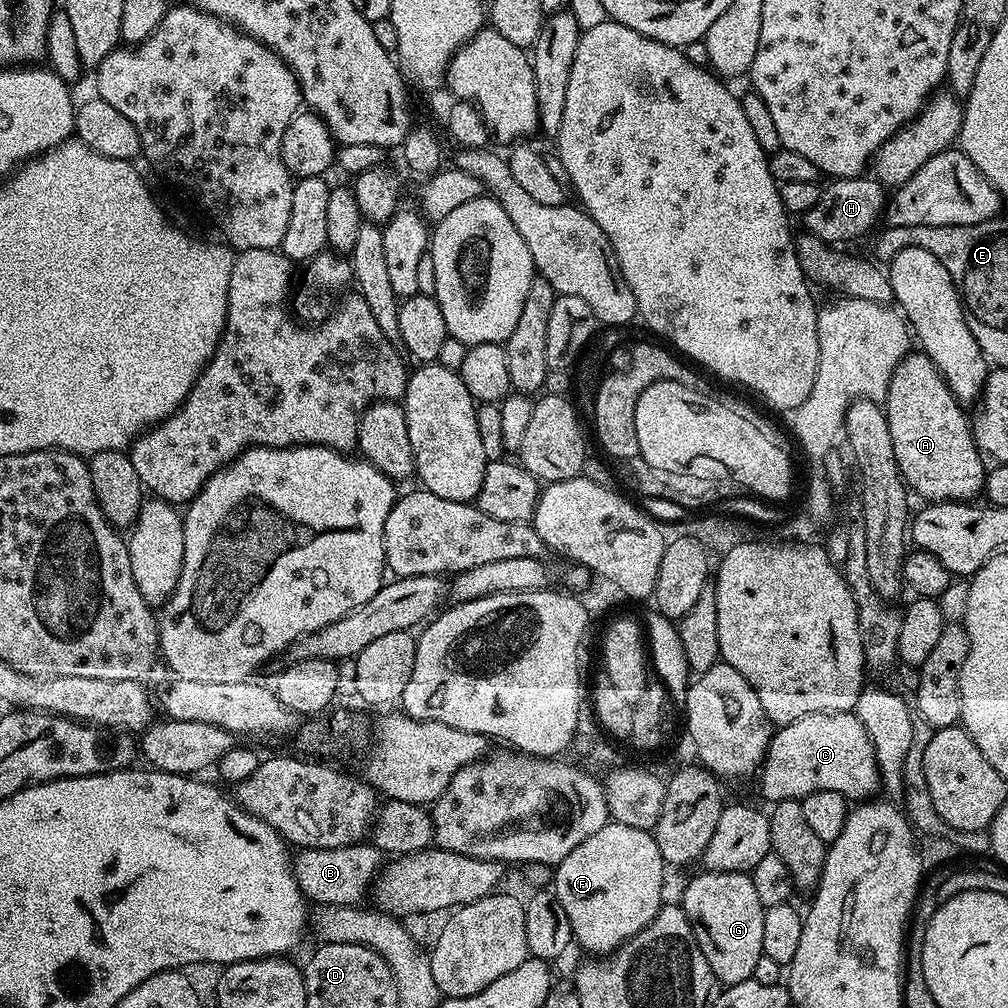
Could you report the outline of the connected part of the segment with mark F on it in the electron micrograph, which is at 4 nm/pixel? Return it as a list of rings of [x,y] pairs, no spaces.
[[[610,822],[602,826],[598,834],[590,834],[586,842],[574,846],[574,850],[570,850],[570,854],[566,854],[566,858],[554,868],[554,891],[566,910],[566,918],[570,918],[573,941],[577,945],[580,943],[588,954],[607,954],[625,944],[631,936],[643,930],[662,907],[660,895],[664,892],[664,871],[666,865],[658,850],[658,842],[649,830]]]

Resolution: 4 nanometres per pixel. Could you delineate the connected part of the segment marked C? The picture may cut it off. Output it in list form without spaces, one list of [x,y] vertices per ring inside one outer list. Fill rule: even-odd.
[[[855,711],[815,712],[777,727],[773,731],[771,742],[768,743],[768,752],[764,755],[762,771],[759,776],[760,792],[768,799],[768,802],[778,800],[801,801],[805,796],[814,794],[818,790],[834,790],[838,794],[848,797],[849,801],[860,802],[865,798],[875,797],[882,788],[870,734],[863,728],[863,724],[856,716]]]

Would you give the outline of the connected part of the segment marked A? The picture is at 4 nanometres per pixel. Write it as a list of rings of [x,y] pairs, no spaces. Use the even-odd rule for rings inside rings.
[[[919,350],[909,351],[906,357],[898,362],[897,369],[894,370],[893,377],[890,378],[888,395],[884,397],[882,401],[882,409],[884,415],[887,416],[889,424],[890,438],[893,439],[894,456],[897,458],[897,464],[900,467],[900,472],[904,478],[905,484],[911,489],[913,493],[915,491],[921,496],[921,501],[924,502],[972,502],[979,497],[984,491],[984,477],[986,475],[985,457],[982,455],[979,448],[976,447],[976,440],[972,437],[972,425],[969,417],[964,417],[965,409],[954,398],[954,394],[950,390],[950,386],[946,386],[946,382],[942,378],[942,374],[934,366],[934,362],[928,356],[925,356],[923,352]]]

